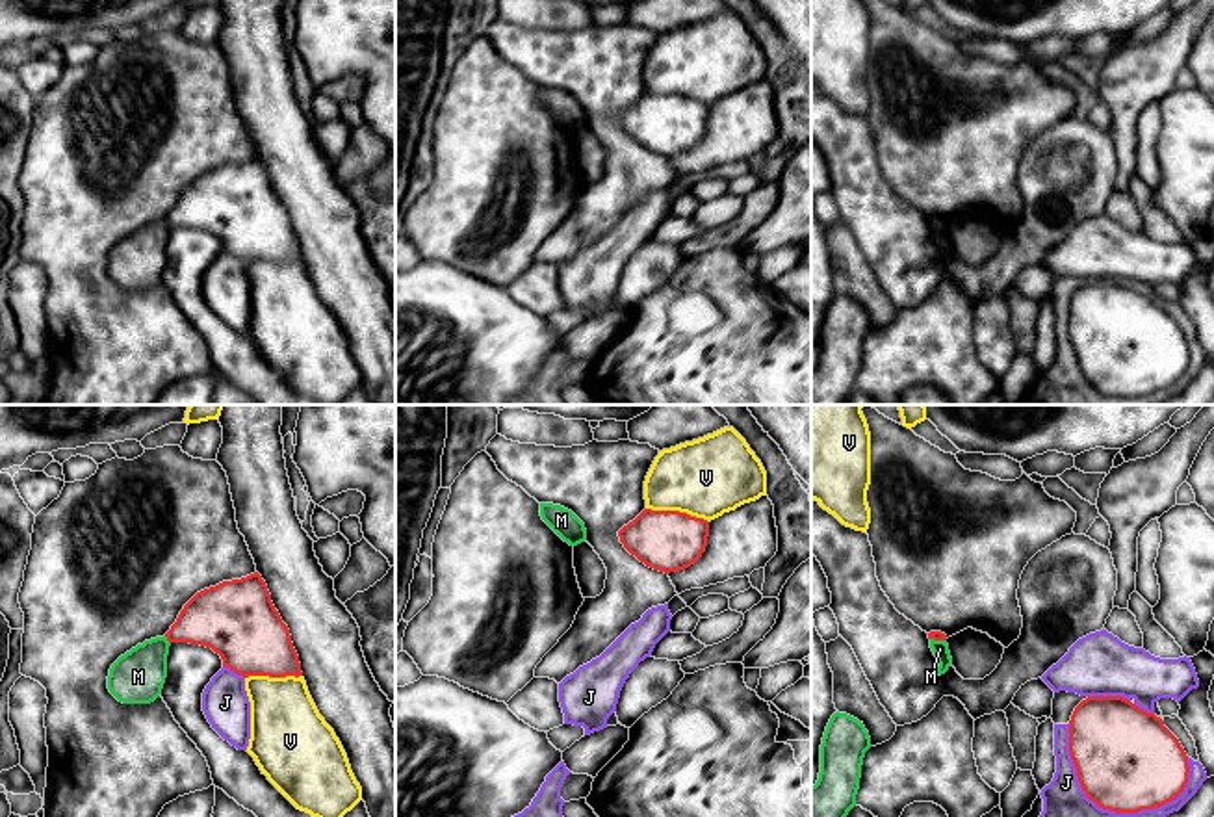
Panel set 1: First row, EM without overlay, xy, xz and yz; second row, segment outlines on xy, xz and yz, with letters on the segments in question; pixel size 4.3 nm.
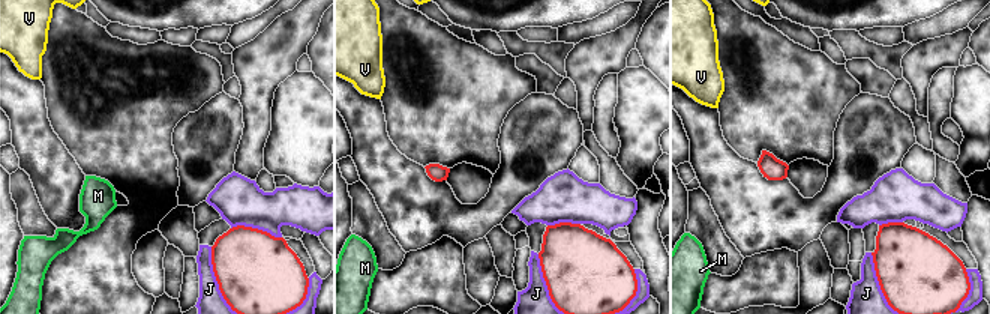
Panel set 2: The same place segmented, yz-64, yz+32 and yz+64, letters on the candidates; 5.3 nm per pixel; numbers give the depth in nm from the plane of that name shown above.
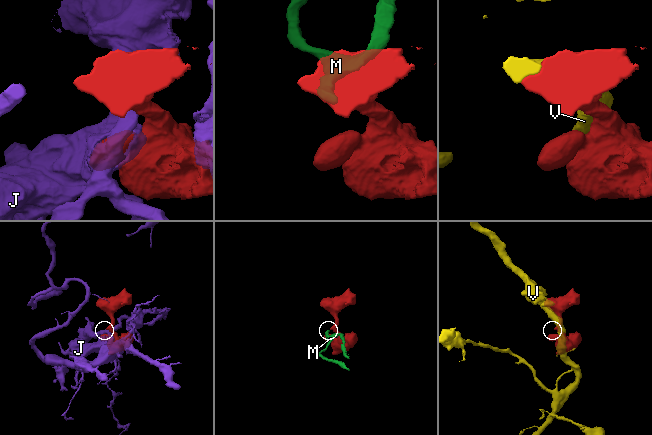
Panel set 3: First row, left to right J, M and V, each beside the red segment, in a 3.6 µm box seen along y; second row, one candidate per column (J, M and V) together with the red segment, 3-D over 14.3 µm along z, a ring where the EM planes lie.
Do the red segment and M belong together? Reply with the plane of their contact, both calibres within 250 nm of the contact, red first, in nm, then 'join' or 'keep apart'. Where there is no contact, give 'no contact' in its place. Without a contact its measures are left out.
contact in xy; calibres 280 and 240 nm; keep apart

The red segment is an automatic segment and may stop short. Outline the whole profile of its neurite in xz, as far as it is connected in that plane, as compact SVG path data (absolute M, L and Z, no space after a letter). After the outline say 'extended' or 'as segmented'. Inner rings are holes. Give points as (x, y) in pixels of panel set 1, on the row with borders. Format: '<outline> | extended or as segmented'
M644 509L618 531L618 537L640 563L670 574L689 568L702 557L709 522L679 511Z | as segmented

